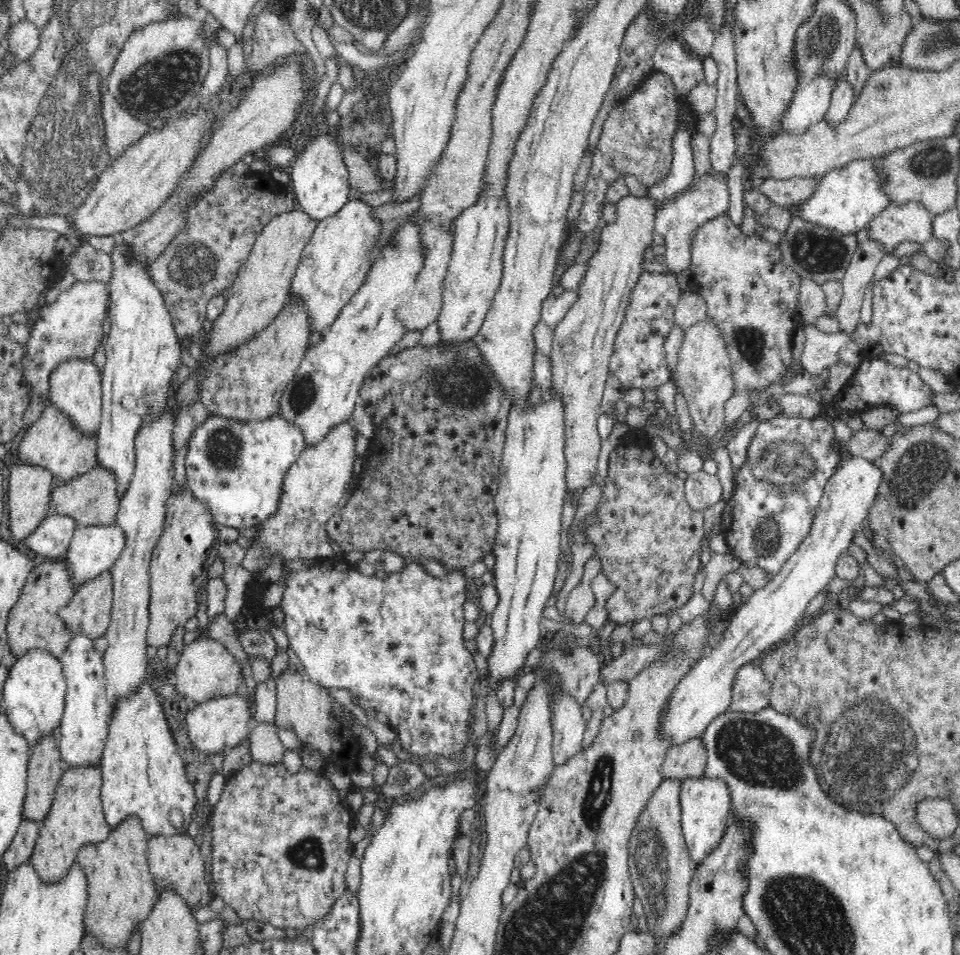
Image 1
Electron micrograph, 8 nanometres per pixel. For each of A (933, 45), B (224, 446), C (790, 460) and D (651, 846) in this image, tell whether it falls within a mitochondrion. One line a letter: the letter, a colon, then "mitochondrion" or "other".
A: mitochondrion
B: mitochondrion
C: mitochondrion
D: mitochondrion

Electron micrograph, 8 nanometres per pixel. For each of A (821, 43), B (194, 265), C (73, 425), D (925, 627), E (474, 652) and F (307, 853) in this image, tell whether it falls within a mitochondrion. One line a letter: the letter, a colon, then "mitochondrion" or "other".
A: mitochondrion
B: mitochondrion
C: other
D: other
E: other
F: mitochondrion

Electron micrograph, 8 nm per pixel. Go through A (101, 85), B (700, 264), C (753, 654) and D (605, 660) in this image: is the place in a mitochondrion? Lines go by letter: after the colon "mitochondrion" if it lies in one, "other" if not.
A: mitochondrion
B: other
C: other
D: other

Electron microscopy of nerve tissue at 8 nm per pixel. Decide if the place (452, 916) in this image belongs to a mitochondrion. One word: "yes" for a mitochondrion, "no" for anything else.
no

